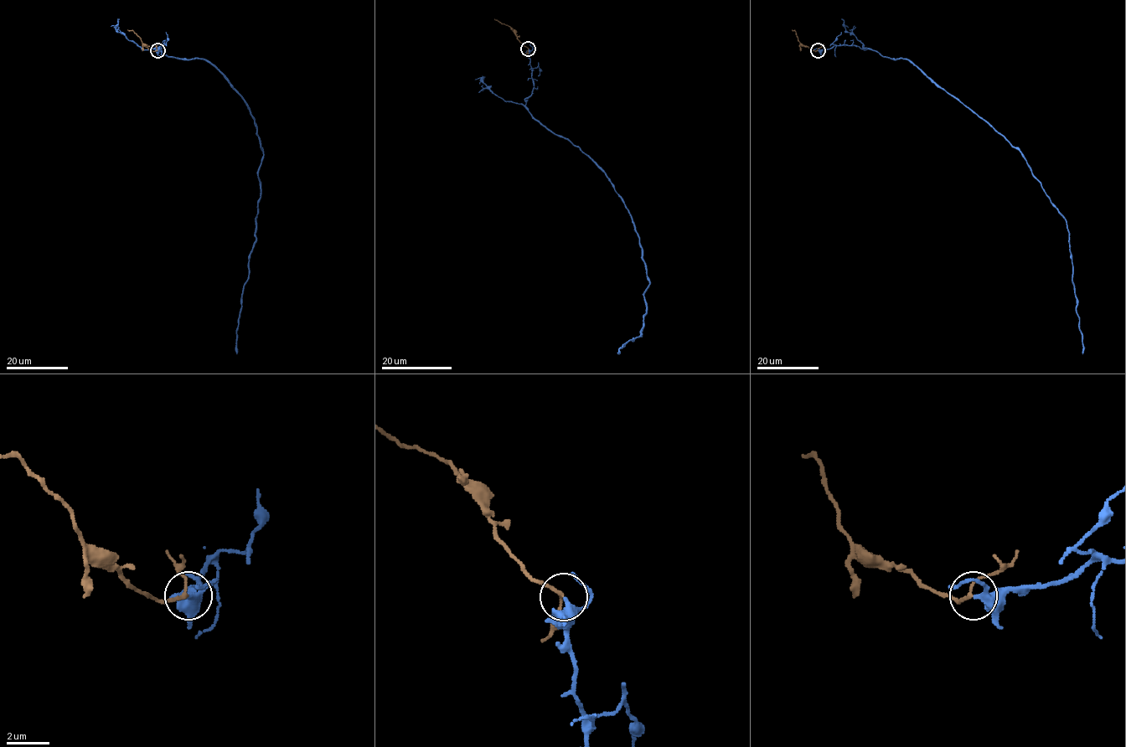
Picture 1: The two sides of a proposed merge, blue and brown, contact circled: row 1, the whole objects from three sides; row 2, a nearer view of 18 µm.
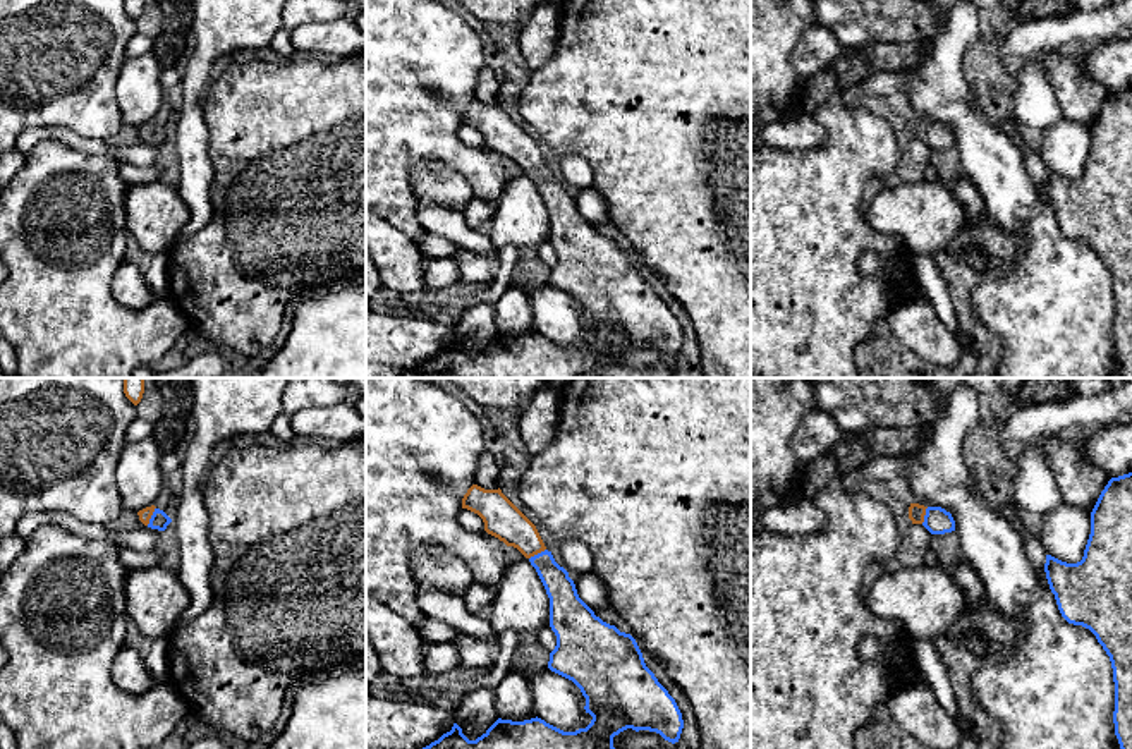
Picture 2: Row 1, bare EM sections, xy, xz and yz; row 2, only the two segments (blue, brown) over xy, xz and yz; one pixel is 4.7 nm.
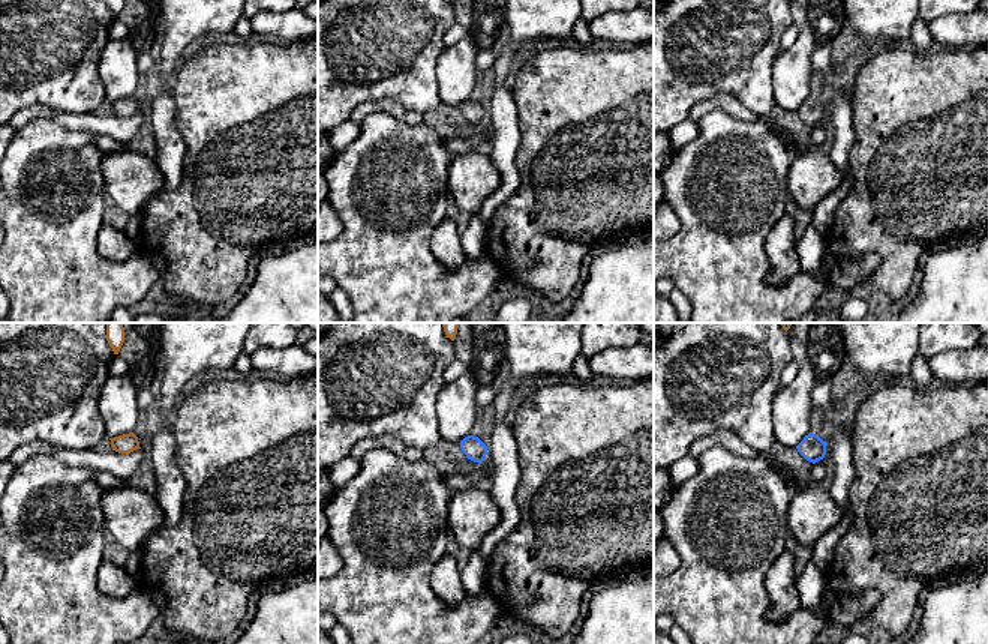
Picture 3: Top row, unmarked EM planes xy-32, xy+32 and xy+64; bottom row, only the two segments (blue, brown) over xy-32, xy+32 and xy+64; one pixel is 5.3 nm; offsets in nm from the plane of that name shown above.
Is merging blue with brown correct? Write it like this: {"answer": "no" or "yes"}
{"answer": "yes"}

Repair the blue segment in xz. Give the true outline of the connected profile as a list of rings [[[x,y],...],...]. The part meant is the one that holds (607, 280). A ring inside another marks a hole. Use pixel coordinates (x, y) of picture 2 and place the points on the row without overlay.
[[[472,100],[462,113],[462,124],[478,129],[488,149],[517,163],[536,184],[550,213],[550,242],[557,251],[548,283],[581,304],[586,313],[584,325],[593,335],[586,344],[563,347],[538,332],[524,337],[498,333],[476,356],[469,356],[462,344],[453,338],[450,347],[429,361],[409,368],[400,378],[672,378],[666,371],[637,373],[613,362],[613,352],[627,344],[656,347],[672,359],[679,357],[684,344],[675,314],[646,282],[636,254],[603,237],[579,213],[574,196],[546,165],[536,141],[500,103],[484,105]]]

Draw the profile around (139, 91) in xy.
[[[155,52],[127,58],[117,79],[117,103],[124,125],[155,120],[161,107],[161,70]]]

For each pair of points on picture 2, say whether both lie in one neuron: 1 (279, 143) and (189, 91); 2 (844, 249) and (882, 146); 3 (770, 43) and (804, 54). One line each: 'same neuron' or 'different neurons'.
1: different neurons
2: same neuron
3: different neurons

